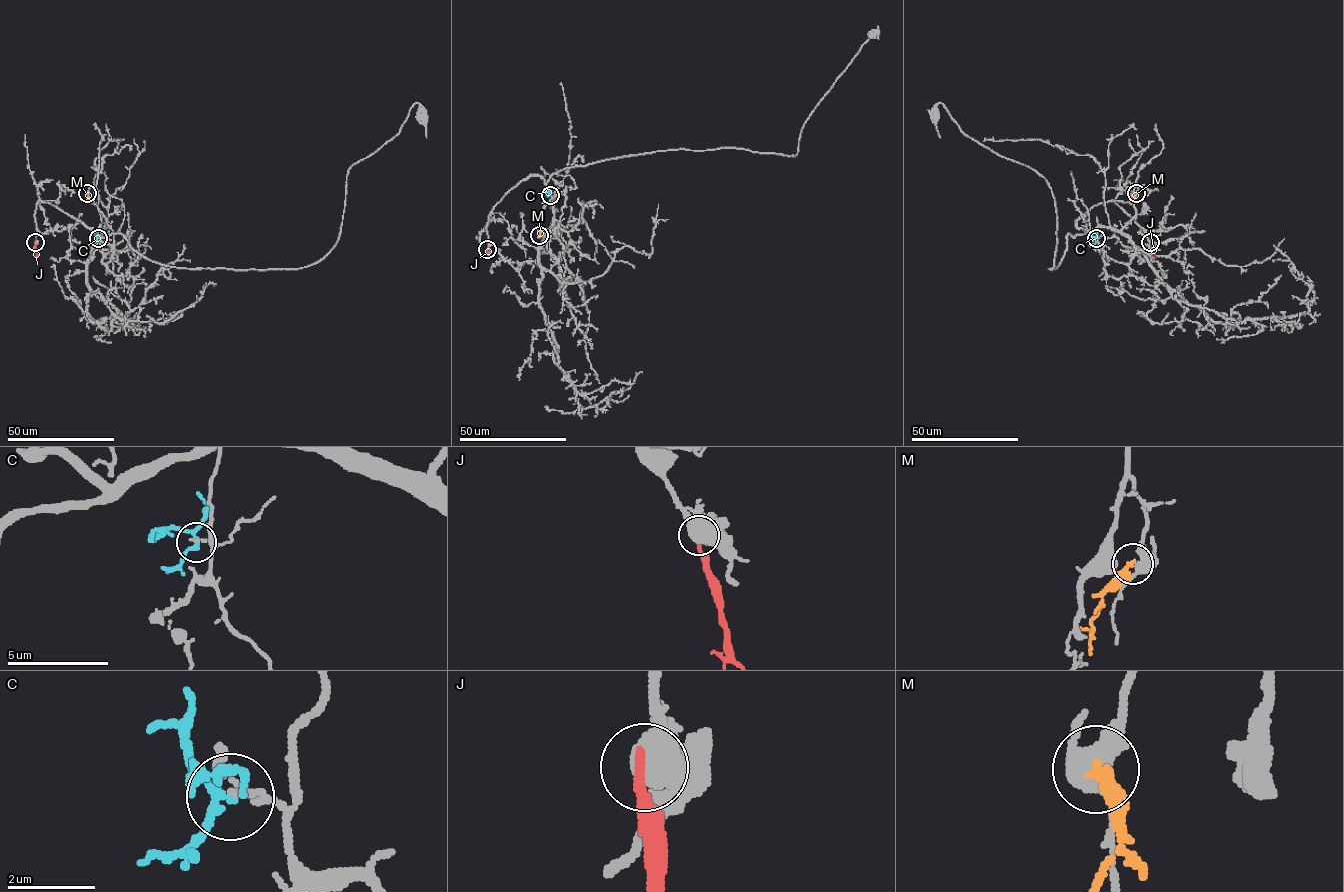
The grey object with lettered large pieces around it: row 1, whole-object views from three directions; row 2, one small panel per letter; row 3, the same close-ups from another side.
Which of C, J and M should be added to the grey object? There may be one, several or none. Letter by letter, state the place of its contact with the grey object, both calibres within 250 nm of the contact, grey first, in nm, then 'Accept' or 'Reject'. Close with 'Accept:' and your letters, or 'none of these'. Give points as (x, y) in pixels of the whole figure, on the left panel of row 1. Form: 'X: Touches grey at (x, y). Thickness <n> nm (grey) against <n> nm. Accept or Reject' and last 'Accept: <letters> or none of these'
C: Touches grey at (98, 238). Thickness 130 nm (grey) against 150 nm. Reject
J: Touches grey at (35, 242). Thickness 850 nm (grey) against 260 nm. Reject
M: Touches grey at (87, 193). Thickness 440 nm (grey) against 320 nm. Reject
Accept: none of these

